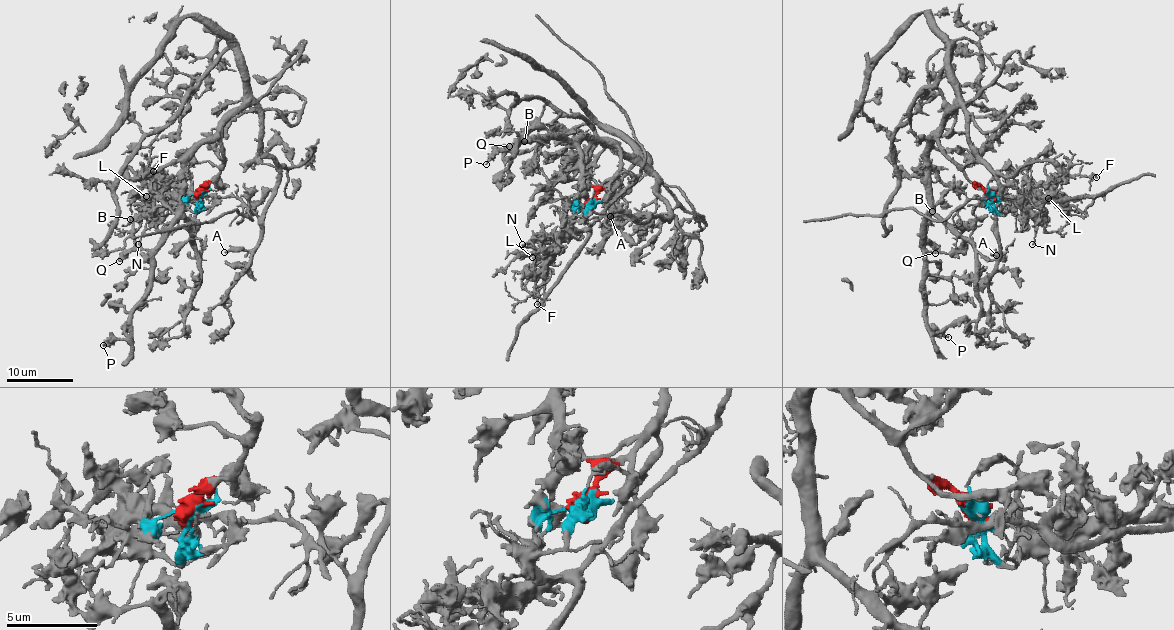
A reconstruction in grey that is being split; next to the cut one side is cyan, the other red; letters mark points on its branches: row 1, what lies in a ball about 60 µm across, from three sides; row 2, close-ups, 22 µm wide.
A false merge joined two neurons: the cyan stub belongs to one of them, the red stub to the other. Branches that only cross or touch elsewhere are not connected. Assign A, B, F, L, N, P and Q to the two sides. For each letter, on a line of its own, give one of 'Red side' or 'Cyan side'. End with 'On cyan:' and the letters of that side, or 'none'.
A: Red side
B: Red side
F: Cyan side
L: Cyan side
N: Cyan side
P: Red side
Q: Red side
On cyan: F, L, N

